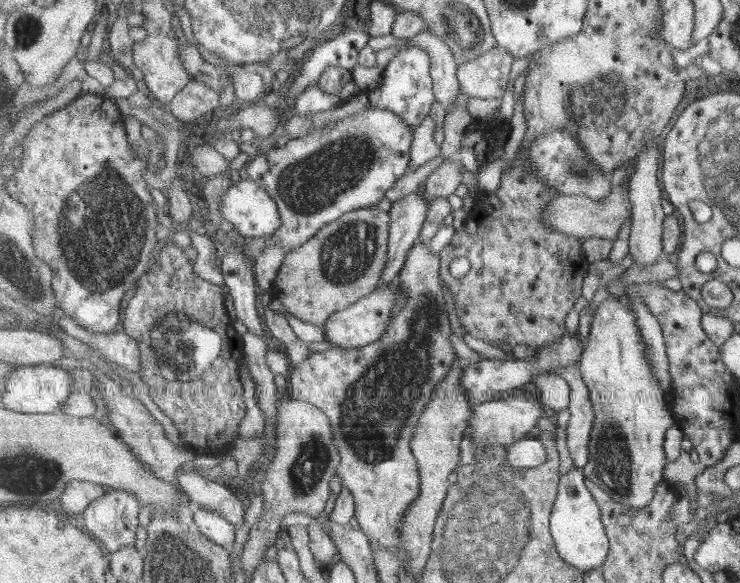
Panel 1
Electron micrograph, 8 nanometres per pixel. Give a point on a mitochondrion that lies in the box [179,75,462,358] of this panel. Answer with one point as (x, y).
(309, 185)

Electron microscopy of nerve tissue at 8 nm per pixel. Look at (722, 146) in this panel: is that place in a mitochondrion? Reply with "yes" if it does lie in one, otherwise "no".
yes

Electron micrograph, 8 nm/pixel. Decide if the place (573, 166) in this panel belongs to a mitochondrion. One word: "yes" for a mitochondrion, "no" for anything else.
yes

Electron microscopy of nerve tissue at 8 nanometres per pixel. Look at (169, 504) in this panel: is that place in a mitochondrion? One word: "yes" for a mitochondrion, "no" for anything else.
no

